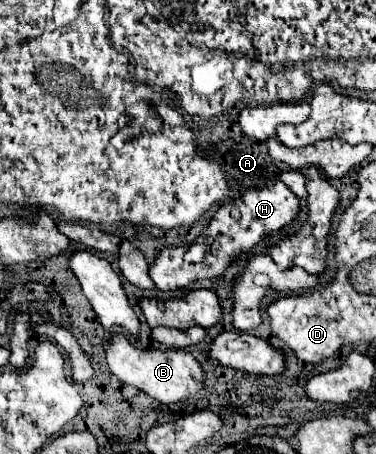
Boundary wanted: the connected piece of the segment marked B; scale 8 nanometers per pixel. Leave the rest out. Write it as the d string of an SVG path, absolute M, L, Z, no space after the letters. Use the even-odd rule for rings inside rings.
M121 333L111 335L111 339L107 343L103 343L105 349L105 359L107 365L111 369L111 373L115 377L119 377L123 383L133 385L141 391L145 391L149 397L157 399L159 403L171 405L177 401L183 401L191 395L195 395L201 389L203 383L203 369L199 367L199 363L193 359L191 353L183 351L183 349L139 349L135 345L129 343L129 339Z

